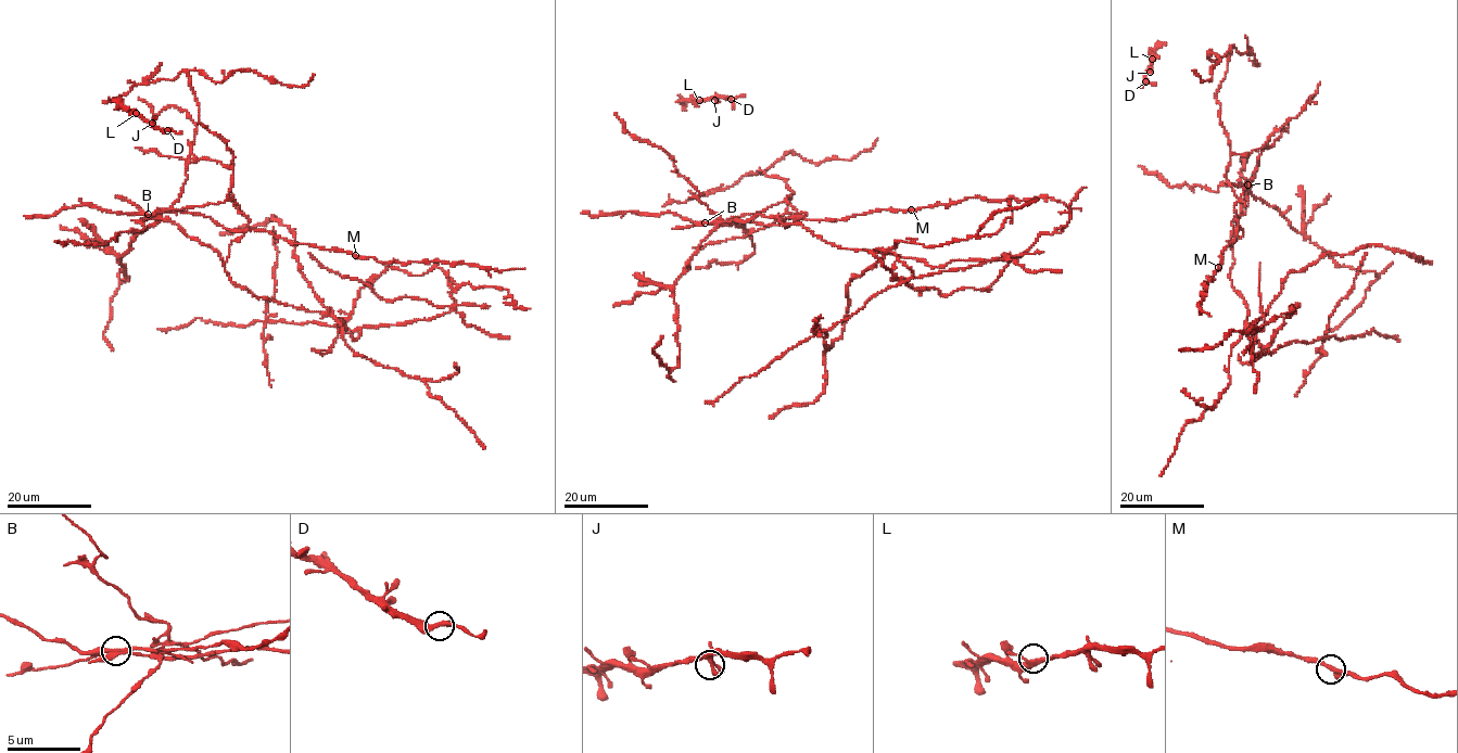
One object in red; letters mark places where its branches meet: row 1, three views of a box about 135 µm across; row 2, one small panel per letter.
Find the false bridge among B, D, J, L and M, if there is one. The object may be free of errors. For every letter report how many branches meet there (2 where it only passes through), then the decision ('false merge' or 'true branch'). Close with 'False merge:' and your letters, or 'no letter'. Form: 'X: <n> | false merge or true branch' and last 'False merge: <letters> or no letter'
B: 3 | false merge
D: 3 | true branch
J: 3 | true branch
L: 3 | true branch
M: 2 | true branch
False merge: B

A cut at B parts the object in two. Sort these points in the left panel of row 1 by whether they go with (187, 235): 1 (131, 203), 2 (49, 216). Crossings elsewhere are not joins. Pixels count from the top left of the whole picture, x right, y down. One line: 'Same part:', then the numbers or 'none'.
Same part: 1

